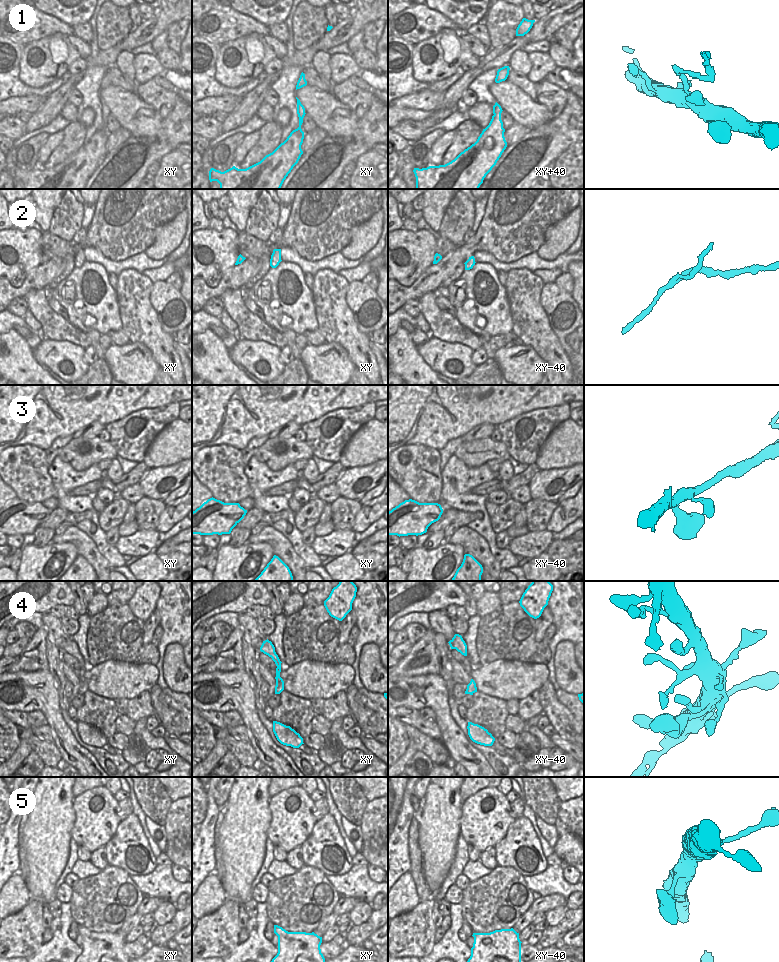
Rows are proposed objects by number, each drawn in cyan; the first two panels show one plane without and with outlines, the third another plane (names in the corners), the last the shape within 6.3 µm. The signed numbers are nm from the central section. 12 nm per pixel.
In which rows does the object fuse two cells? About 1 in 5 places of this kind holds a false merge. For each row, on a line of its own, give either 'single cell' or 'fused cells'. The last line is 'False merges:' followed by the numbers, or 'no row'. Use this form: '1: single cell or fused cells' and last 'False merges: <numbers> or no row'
1: fused cells
2: single cell
3: single cell
4: single cell
5: single cell
False merges: 1

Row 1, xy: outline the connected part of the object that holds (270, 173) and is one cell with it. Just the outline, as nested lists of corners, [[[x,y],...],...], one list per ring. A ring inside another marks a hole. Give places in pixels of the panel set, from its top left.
[[[298,114],[299,127],[287,139],[260,162],[246,168],[235,166],[221,172],[209,171],[209,180],[217,181],[220,189],[280,189],[284,180],[298,163],[303,151],[304,132],[301,129],[304,115]]]

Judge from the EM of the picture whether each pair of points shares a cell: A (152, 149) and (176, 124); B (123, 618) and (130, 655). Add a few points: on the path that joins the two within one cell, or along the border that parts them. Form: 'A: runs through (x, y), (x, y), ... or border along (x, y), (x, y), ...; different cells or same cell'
A: runs through (158, 144), (172, 130); same cell
B: runs through (124, 627), (124, 638), (129, 646); same cell

